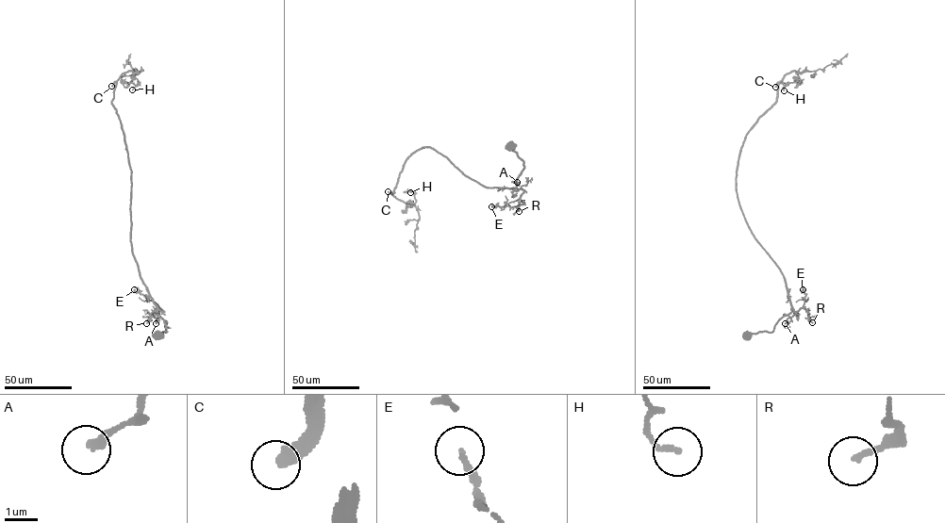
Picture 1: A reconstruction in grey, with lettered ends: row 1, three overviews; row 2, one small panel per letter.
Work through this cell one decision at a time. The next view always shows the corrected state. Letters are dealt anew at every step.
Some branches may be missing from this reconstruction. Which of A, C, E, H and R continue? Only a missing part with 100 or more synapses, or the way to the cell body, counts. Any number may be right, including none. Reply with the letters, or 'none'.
C

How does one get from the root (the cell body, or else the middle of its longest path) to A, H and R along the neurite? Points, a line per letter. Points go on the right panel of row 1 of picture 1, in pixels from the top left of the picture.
A: (747, 335), (771, 332), (780, 318), (787, 315), (785, 323)
H: (747, 335), (771, 332), (791, 311), (785, 278), (750, 228), (736, 187), (746, 135), (795, 71), (784, 90)
R: (747, 335), (771, 332), (780, 318), (793, 309), (796, 312), (804, 308), (812, 322)

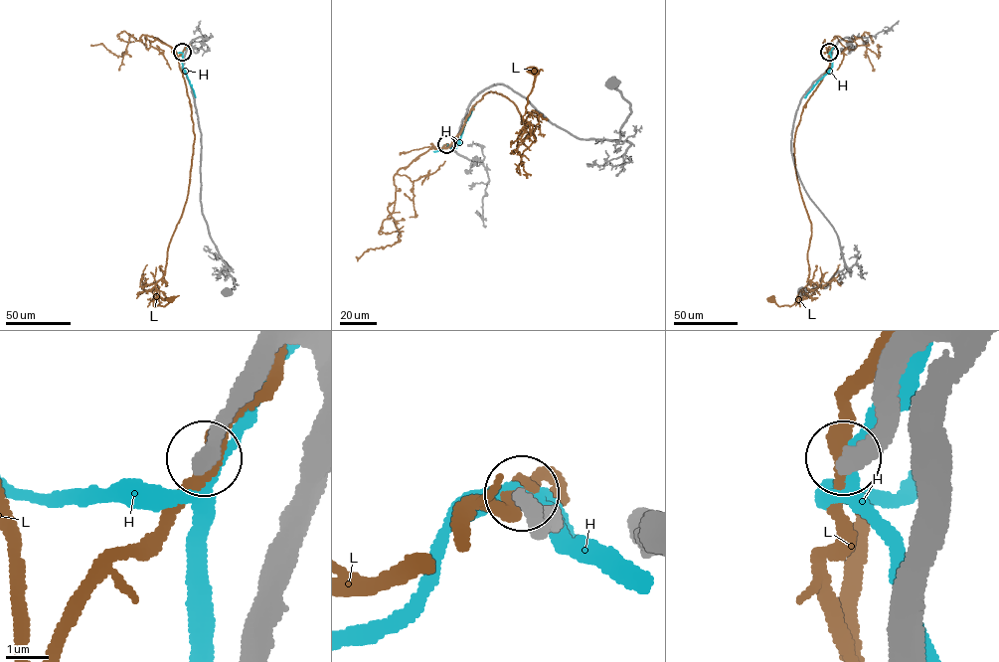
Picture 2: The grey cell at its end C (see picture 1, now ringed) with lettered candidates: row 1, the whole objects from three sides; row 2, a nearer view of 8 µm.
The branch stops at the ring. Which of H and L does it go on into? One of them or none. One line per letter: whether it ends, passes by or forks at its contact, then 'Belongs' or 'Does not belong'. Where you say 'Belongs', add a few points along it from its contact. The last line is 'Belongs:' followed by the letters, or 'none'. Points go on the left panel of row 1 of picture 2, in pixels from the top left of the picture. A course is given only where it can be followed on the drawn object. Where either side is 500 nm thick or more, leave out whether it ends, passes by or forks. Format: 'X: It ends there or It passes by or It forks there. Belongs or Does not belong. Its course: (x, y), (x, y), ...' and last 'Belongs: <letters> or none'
H: It forks there. Does not belong
L: It passes by. Does not belong
Belongs: none

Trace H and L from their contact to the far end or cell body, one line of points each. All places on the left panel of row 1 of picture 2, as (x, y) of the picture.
H: (183, 52), (183, 67), (195, 97)
L: (182, 52), (193, 154), (153, 305), (171, 299)

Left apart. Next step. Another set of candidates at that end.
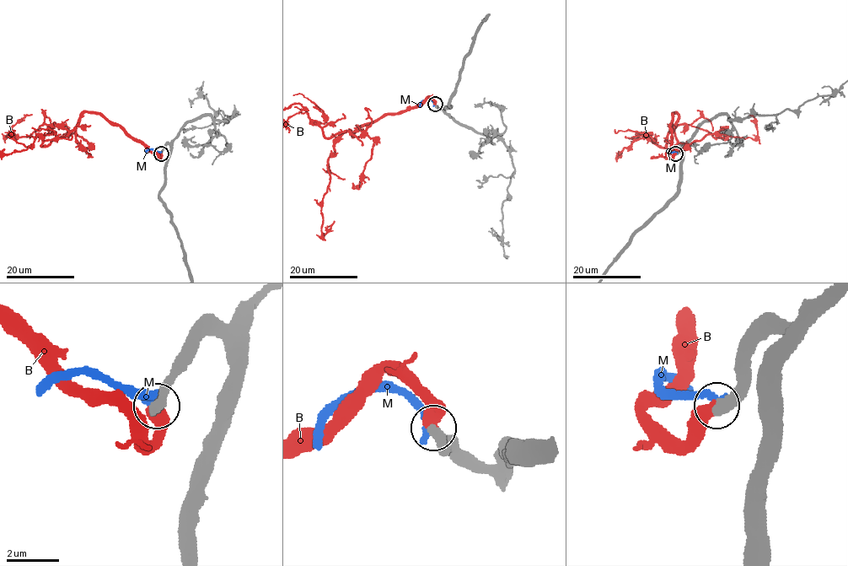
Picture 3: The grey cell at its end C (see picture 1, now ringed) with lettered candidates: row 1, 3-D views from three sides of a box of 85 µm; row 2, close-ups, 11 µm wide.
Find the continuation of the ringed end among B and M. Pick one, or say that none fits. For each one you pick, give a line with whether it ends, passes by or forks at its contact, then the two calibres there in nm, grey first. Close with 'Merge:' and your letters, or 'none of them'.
B: it ends there; 460 nm thick on the grey side, 440 nm on the other
Merge: B

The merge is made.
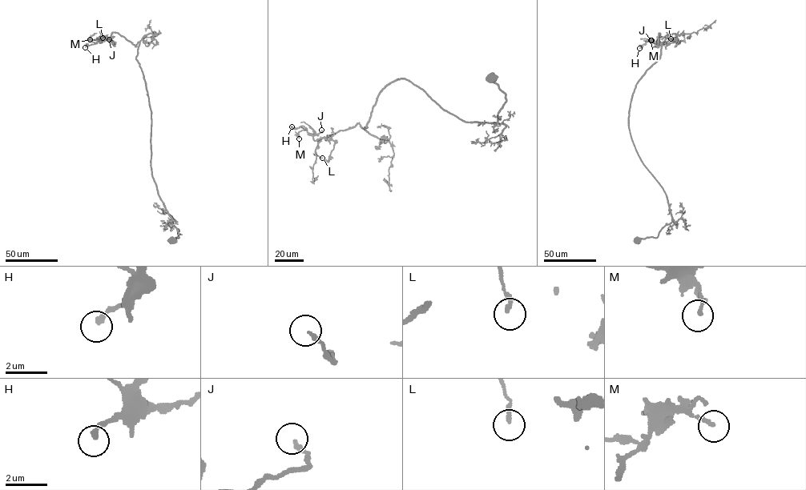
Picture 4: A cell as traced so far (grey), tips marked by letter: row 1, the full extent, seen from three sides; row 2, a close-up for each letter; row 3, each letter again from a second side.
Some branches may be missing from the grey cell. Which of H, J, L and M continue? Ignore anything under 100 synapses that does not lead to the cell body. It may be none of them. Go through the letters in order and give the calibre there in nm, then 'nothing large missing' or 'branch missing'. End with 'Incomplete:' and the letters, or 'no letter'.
H: 220 nm thick; nothing large missing
J: 200 nm thick; nothing large missing
L: 200 nm thick; nothing large missing
M: 150 nm thick; nothing large missing
Incomplete: no letter

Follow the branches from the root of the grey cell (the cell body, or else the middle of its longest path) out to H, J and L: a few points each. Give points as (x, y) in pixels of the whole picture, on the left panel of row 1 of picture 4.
H: (171, 240), (178, 232), (151, 166), (151, 110), (135, 58), (139, 42), (136, 46), (113, 32), (85, 47)
J: (171, 240), (178, 232), (151, 166), (139, 42), (114, 32), (99, 42), (109, 39)
L: (171, 240), (178, 232), (151, 166), (139, 42), (114, 32), (102, 38)

